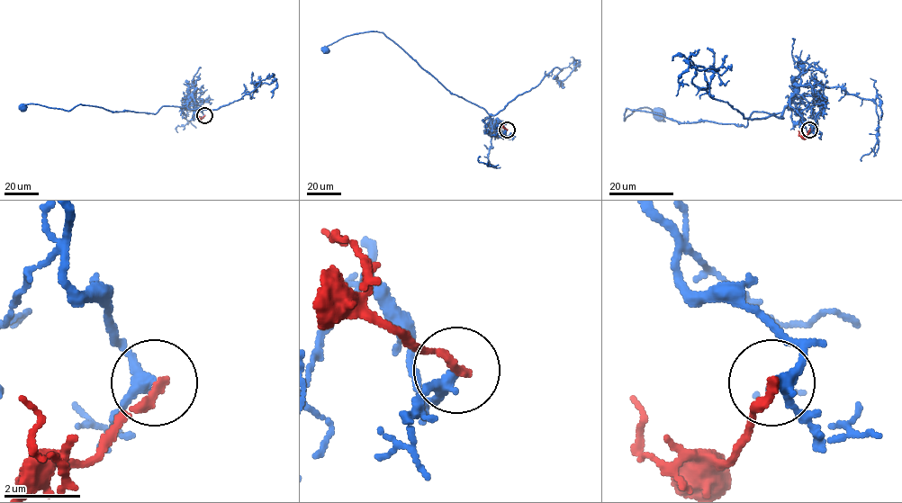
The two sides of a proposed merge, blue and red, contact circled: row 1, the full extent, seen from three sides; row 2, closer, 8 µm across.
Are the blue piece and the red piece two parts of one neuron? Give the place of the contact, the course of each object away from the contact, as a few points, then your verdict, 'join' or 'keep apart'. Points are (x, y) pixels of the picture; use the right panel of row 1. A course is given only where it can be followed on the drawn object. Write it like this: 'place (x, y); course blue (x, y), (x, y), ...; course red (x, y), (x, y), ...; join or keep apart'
place (809, 130); course blue (809, 129), (789, 105), (794, 92), (745, 127), (626, 109), (624, 120), (638, 108), (659, 113); course red (809, 129), (807, 136), (799, 136), (798, 130); keep apart

